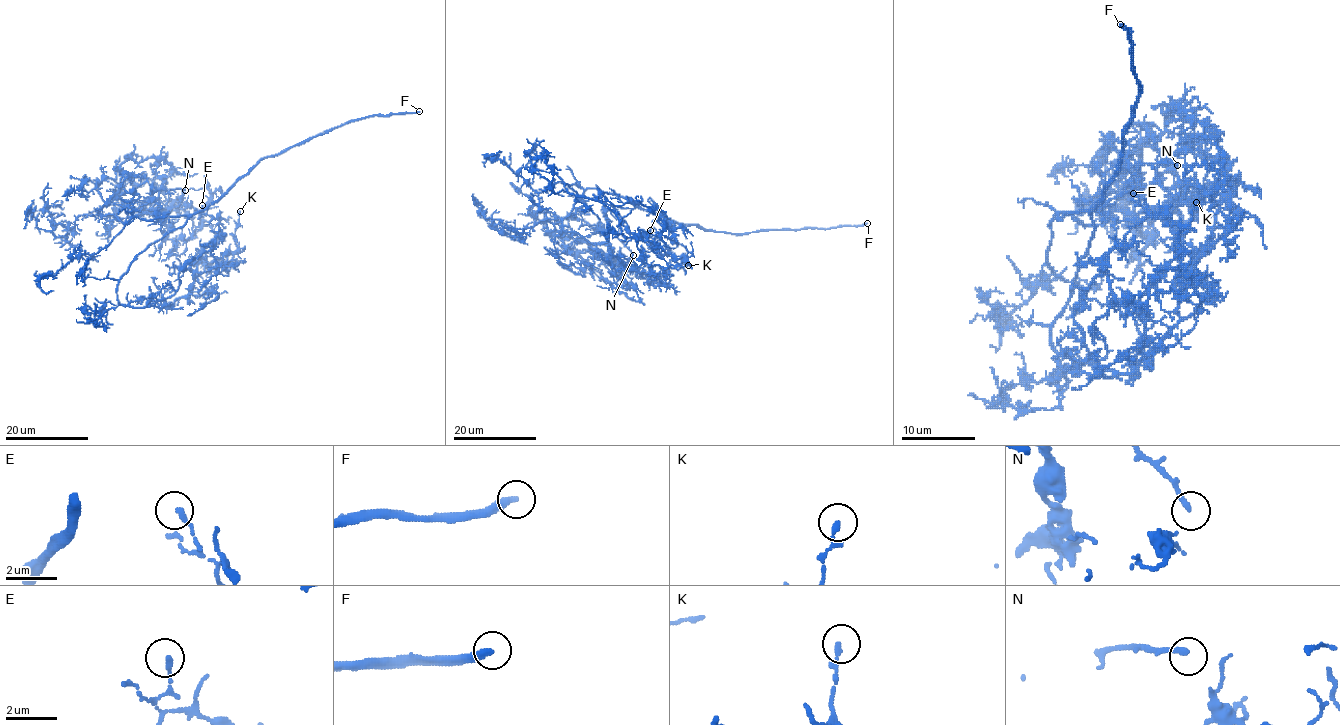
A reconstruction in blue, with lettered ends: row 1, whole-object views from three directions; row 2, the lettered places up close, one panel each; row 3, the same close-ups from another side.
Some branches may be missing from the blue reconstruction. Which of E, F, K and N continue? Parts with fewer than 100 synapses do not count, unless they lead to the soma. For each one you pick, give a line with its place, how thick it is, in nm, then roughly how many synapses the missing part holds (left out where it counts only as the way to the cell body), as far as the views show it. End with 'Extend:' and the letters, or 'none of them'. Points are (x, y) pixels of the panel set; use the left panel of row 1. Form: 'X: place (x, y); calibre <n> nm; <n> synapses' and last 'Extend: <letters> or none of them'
F: place (419, 111); calibre 280 nm; 2000 synapses
Extend: F

